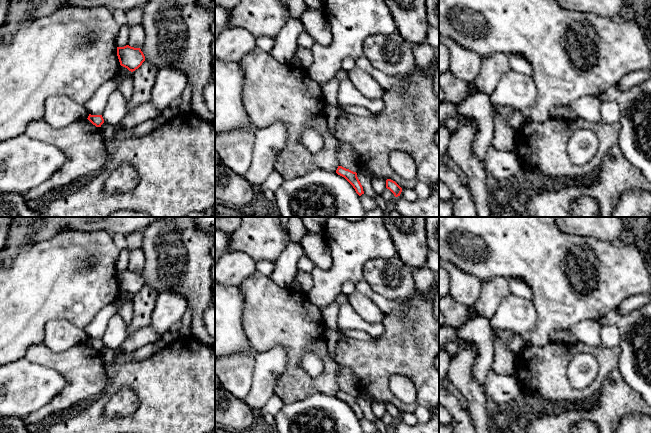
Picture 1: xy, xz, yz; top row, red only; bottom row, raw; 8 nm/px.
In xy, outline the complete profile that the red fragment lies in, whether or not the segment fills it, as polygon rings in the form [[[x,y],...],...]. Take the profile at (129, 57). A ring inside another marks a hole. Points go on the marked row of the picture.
[[[129,45],[117,47],[117,56],[120,65],[133,72],[138,69],[145,61],[145,56],[140,48],[134,48]]]

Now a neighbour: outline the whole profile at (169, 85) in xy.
[[[170,68],[159,69],[151,92],[150,103],[163,111],[182,95],[187,83],[185,73]]]

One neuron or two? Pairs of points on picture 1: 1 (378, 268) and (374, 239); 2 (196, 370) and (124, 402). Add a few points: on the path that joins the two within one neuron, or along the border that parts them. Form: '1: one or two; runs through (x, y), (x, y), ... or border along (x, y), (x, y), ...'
1: two; border along (397, 255), (369, 259), (364, 265), (363, 277)
2: one; runs through (175, 385), (133, 385)

